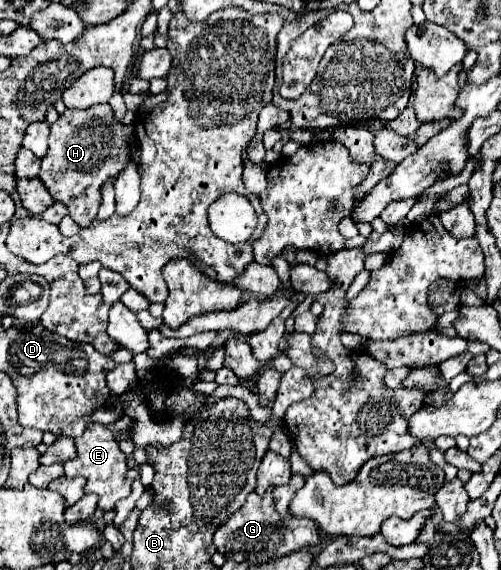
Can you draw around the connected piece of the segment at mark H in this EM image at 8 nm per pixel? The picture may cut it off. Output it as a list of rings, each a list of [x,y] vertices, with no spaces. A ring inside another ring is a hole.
[[[109,104],[105,106],[93,106],[87,110],[65,110],[63,116],[55,124],[51,124],[51,136],[49,136],[49,150],[47,156],[41,160],[41,172],[39,178],[47,186],[49,194],[63,202],[69,208],[69,216],[81,226],[89,226],[95,216],[97,208],[101,204],[101,186],[107,178],[115,178],[129,162],[129,144],[125,142],[125,134],[131,134],[133,130],[121,122],[113,120],[113,110]]]

